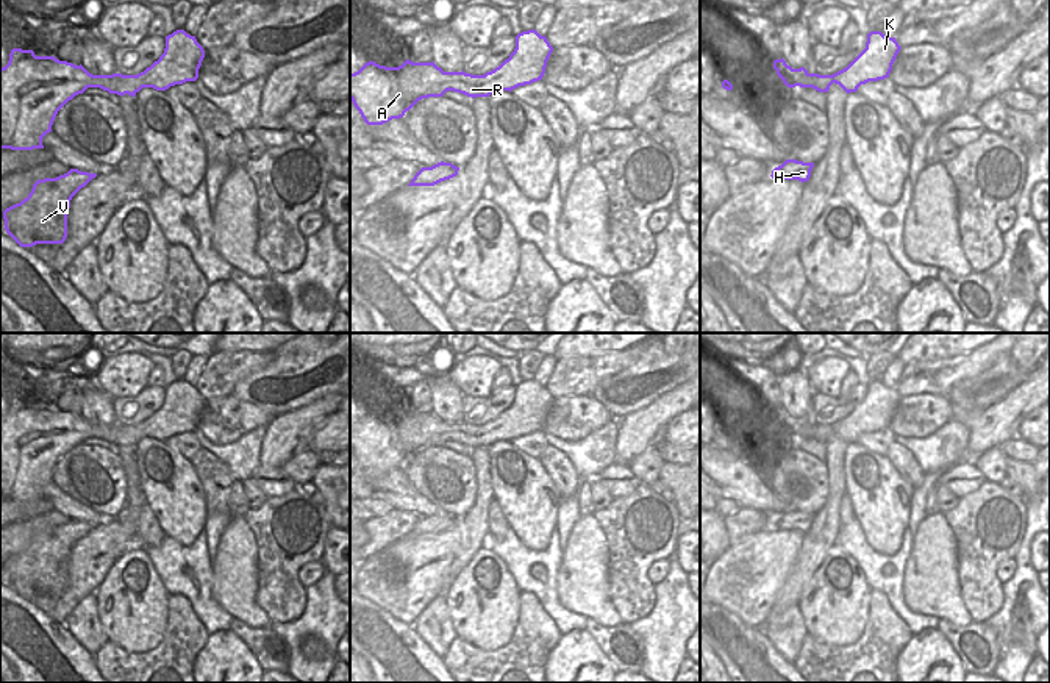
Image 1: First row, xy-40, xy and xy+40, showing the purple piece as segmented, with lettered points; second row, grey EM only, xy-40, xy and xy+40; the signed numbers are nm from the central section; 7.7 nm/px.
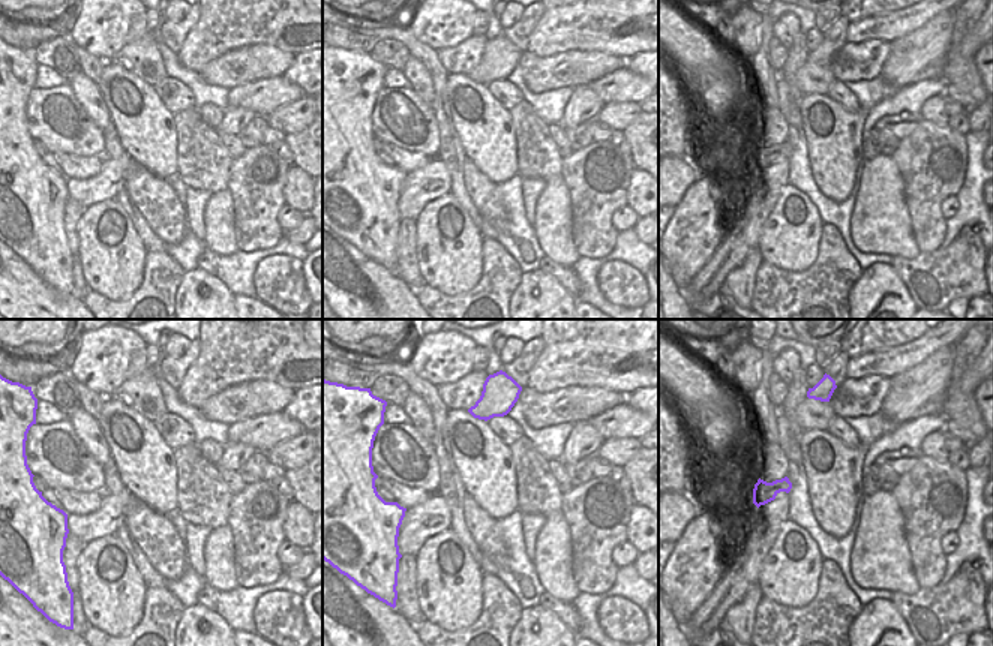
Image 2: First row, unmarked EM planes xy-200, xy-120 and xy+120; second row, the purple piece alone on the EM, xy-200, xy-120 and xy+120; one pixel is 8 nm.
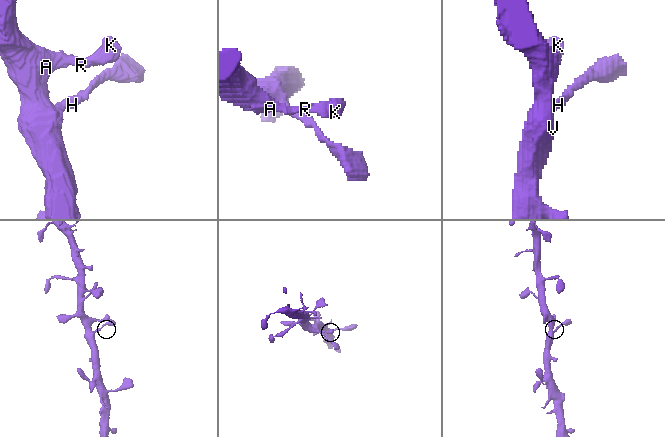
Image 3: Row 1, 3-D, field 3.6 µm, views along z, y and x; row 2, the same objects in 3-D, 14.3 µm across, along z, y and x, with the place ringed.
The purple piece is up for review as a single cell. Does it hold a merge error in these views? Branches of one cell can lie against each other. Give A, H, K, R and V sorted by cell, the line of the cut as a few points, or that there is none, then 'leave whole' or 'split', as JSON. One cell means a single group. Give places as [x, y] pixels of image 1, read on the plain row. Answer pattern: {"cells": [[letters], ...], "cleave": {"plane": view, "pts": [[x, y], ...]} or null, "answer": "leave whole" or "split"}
{"cells": [["A", "H", "K", "R", "V"]], "cleave": null, "answer": "leave whole"}

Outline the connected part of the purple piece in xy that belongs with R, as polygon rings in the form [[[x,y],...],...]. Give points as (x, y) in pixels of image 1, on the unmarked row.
[[[536,380],[516,386],[516,399],[498,417],[484,425],[444,422],[433,411],[406,409],[398,417],[366,413],[350,424],[350,450],[367,475],[400,469],[419,450],[442,447],[447,441],[467,447],[489,447],[542,430],[553,397]]]

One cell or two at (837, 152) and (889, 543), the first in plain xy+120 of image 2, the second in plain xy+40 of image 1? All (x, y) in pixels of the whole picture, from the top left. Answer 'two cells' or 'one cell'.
one cell

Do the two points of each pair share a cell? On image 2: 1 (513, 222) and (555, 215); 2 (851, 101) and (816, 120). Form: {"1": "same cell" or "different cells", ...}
{"1": "different cells", "2": "different cells"}

